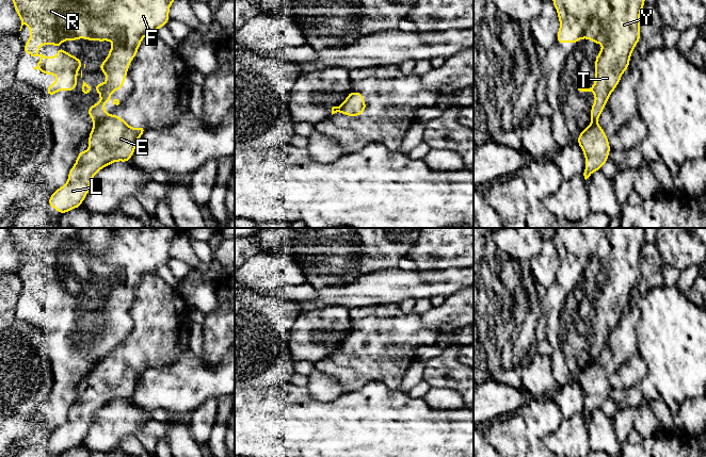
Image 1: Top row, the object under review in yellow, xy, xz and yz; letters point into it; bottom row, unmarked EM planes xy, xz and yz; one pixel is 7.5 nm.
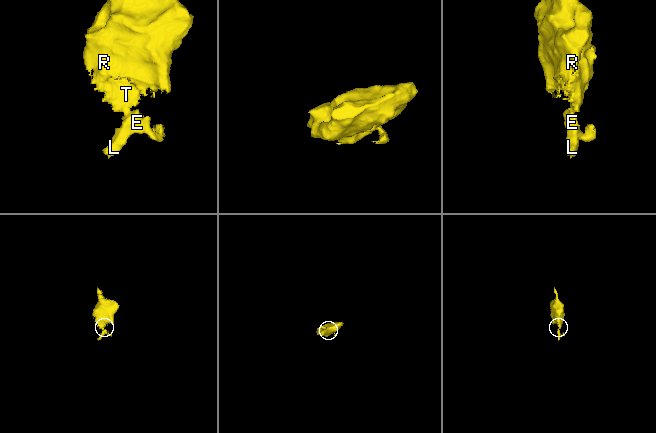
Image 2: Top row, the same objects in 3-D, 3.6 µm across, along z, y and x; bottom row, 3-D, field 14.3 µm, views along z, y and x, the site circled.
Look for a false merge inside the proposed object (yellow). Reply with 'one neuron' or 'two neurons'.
two neurons

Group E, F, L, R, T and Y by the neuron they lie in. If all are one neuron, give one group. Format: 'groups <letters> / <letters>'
groups E L / F R T Y

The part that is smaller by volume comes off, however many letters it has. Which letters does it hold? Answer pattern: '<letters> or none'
E, L

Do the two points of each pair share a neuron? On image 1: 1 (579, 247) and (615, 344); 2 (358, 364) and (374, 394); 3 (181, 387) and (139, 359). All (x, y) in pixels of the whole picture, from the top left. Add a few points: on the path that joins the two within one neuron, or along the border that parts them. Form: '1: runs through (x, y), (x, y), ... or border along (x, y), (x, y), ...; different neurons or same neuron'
1: border along (619, 323), (611, 331), (599, 355); different neurons
2: border along (392, 388), (380, 381), (366, 381), (345, 391); different neurons
3: border along (150, 365), (138, 378), (135, 388); different neurons

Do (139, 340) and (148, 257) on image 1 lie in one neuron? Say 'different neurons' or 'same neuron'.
different neurons

